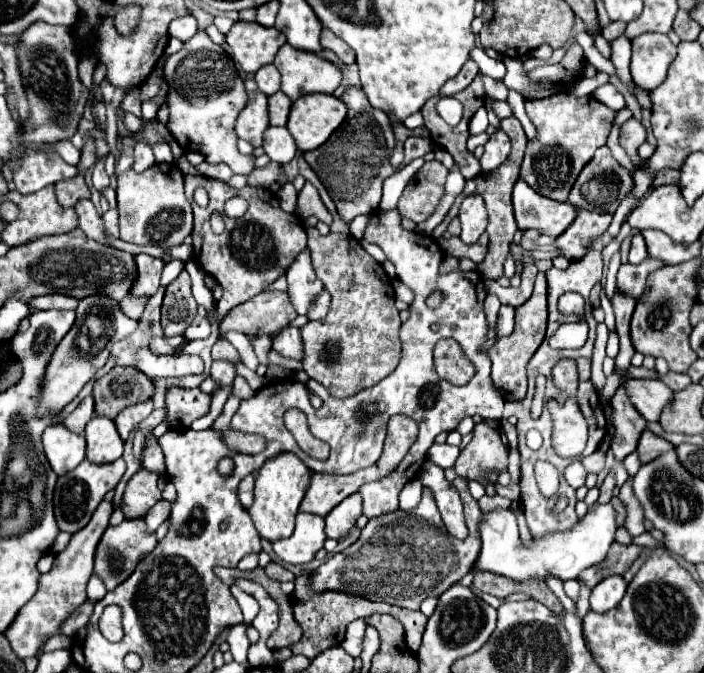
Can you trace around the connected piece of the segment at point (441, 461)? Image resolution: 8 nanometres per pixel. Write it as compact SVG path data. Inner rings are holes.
M432 444L432 448L428 450L428 458L440 468L454 466L458 454L460 454L460 448L450 446L450 444Z

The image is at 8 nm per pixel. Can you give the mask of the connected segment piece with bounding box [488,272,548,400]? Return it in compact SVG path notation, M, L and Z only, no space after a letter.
M538 272L532 296L522 306L516 308L516 328L514 328L514 332L510 336L506 336L506 338L496 338L496 342L488 350L490 360L492 360L492 382L494 382L494 386L498 390L502 390L504 400L522 400L526 396L528 360L534 356L534 352L538 350L538 346L544 340L546 318L548 318L548 310L546 310L546 278L544 278L542 272Z

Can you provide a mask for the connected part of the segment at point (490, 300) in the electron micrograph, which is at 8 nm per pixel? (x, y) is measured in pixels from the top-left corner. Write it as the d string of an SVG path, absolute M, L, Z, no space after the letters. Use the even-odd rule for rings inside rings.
M488 294L486 300L484 300L484 310L486 310L486 318L488 318L488 322L490 322L492 328L494 328L494 324L496 324L498 308L500 308L500 300L498 300L494 294Z

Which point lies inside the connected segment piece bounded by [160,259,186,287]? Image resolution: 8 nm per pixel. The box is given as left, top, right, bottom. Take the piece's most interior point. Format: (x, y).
(171, 269)

